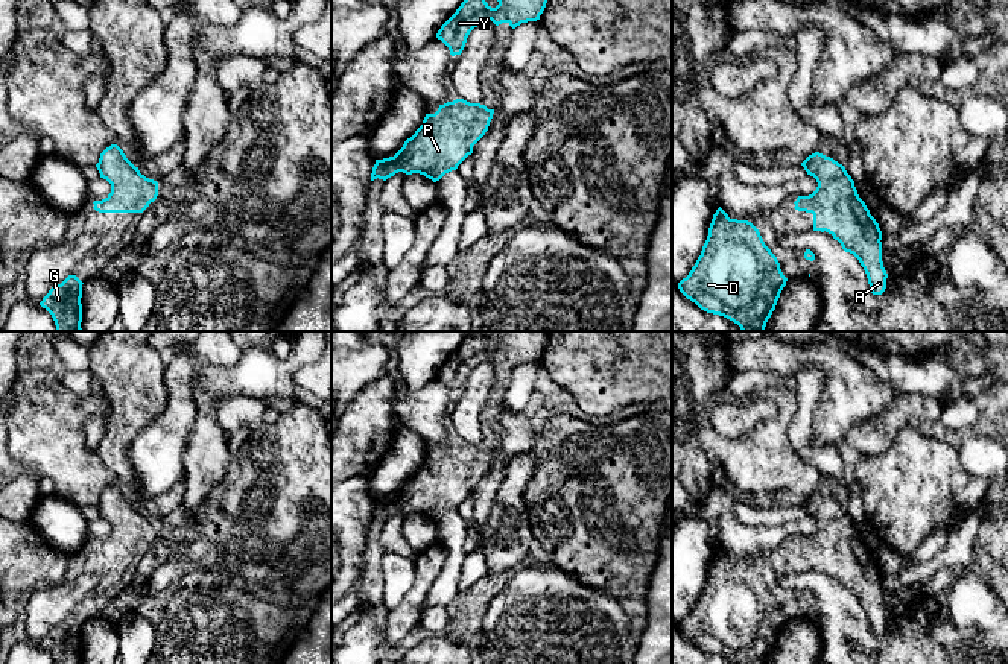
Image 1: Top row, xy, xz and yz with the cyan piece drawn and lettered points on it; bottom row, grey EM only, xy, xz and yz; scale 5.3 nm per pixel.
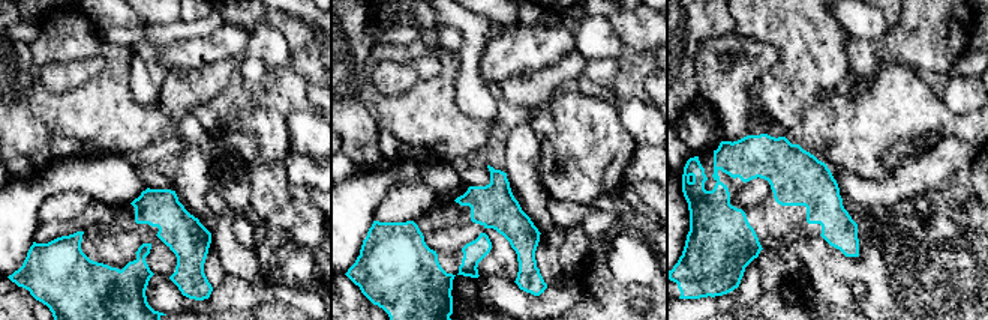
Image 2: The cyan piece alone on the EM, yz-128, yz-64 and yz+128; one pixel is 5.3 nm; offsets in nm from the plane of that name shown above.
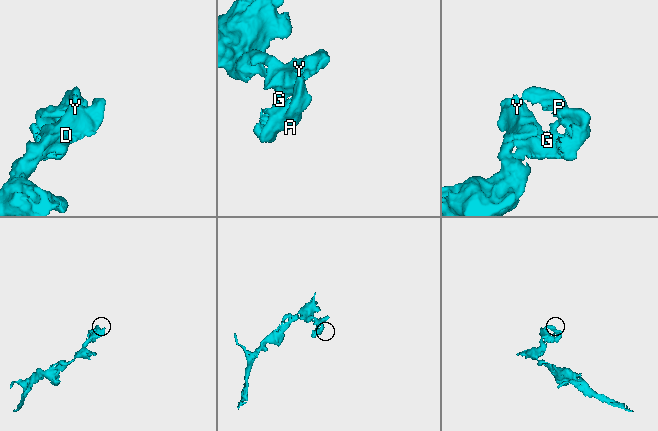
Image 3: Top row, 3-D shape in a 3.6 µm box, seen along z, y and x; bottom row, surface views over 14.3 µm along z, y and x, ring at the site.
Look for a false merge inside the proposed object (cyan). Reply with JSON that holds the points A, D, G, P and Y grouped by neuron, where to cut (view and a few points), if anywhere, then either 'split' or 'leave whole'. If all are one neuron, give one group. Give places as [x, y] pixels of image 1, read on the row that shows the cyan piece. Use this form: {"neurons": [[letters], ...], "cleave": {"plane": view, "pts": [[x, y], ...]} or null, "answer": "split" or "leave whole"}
{"neurons": [["A", "D", "G", "P", "Y"]], "cleave": null, "answer": "leave whole"}

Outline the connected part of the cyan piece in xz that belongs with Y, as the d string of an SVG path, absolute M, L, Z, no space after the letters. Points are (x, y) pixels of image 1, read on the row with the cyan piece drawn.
M464 0L456 12L441 26L436 38L441 40L450 50L450 55L461 55L470 32L480 23L491 20L496 26L508 23L512 29L521 23L537 21L543 14L547 0L497 0L499 5L491 8L485 0Z

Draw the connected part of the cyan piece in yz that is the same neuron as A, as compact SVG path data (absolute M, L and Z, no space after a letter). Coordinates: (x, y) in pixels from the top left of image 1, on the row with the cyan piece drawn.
M819 152L809 155L801 166L818 182L809 196L798 196L795 210L813 214L813 231L829 232L838 240L845 252L853 254L864 267L873 295L882 295L886 289L888 274L882 261L882 231L870 214L865 202L859 198L854 181L845 167Z

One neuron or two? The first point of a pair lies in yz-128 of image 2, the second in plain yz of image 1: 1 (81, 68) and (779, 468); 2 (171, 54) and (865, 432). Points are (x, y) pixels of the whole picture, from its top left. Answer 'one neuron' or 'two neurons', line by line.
1: two neurons
2: two neurons

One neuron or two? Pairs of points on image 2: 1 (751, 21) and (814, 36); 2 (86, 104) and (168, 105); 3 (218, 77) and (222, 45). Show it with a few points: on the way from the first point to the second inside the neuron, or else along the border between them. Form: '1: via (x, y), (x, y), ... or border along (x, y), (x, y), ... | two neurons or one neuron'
1: via (766, 21), (795, 21), (799, 26) | one neuron
2: via (107, 114), (147, 114) | one neuron
3: border along (239, 59), (221, 59), (201, 68), (186, 69) | two neurons

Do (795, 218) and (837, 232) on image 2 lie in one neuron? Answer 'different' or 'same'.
same

